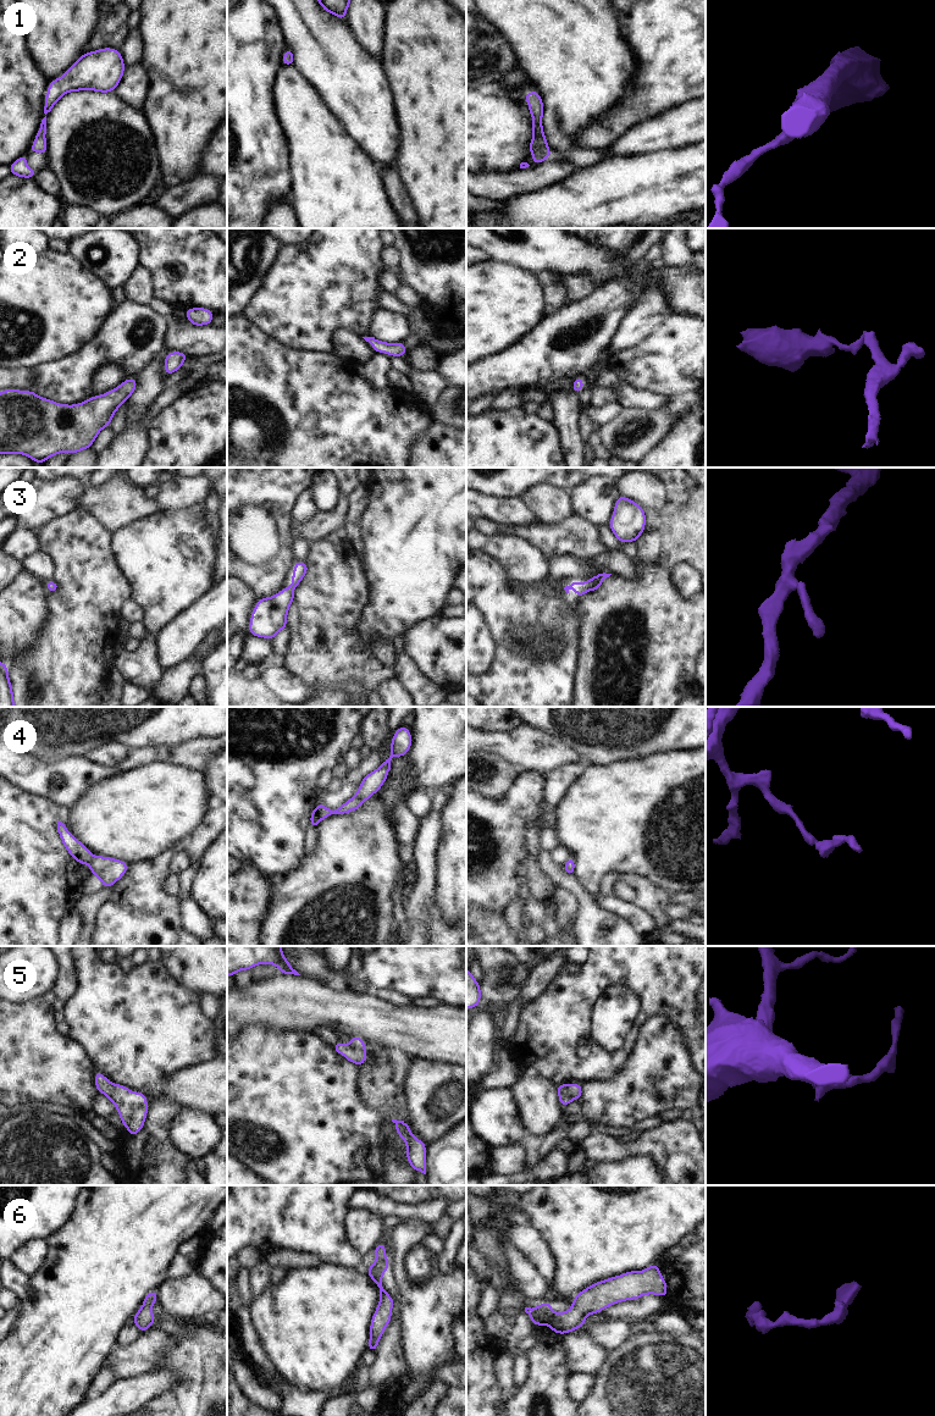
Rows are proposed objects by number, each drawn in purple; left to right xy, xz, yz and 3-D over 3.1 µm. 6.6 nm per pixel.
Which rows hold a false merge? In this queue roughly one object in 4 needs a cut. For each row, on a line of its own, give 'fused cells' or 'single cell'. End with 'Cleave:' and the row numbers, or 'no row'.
1: single cell
2: single cell
3: single cell
4: single cell
5: single cell
6: single cell
Cleave: no row

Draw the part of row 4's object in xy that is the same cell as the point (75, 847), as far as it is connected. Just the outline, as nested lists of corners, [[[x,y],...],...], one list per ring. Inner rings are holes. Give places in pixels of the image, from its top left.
[[[60,820],[57,833],[68,854],[82,865],[88,863],[90,873],[101,881],[103,887],[110,889],[126,874],[128,863],[111,857],[94,856]]]

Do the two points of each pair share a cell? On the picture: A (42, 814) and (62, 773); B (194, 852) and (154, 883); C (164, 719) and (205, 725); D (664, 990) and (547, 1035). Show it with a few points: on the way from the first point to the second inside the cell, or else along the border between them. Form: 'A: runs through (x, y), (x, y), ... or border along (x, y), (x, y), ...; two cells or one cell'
A: border along (22, 789), (49, 798), (57, 807); two cells
B: border along (187, 841), (183, 848); two cells
C: runs through (173, 719), (195, 719); one cell
D: runs through (635, 974), (607, 974), (575, 1006); one cell

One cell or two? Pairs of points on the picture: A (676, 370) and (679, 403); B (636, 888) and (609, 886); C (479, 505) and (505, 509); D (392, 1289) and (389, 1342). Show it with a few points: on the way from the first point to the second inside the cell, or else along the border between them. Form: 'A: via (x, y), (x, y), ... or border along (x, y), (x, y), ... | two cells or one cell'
A: border along (692, 392), (673, 398) | two cells
B: border along (619, 875), (615, 883), (615, 895) | two cells
C: via (485, 507), (499, 509) | one cell
D: via (396, 1303), (394, 1328) | one cell

